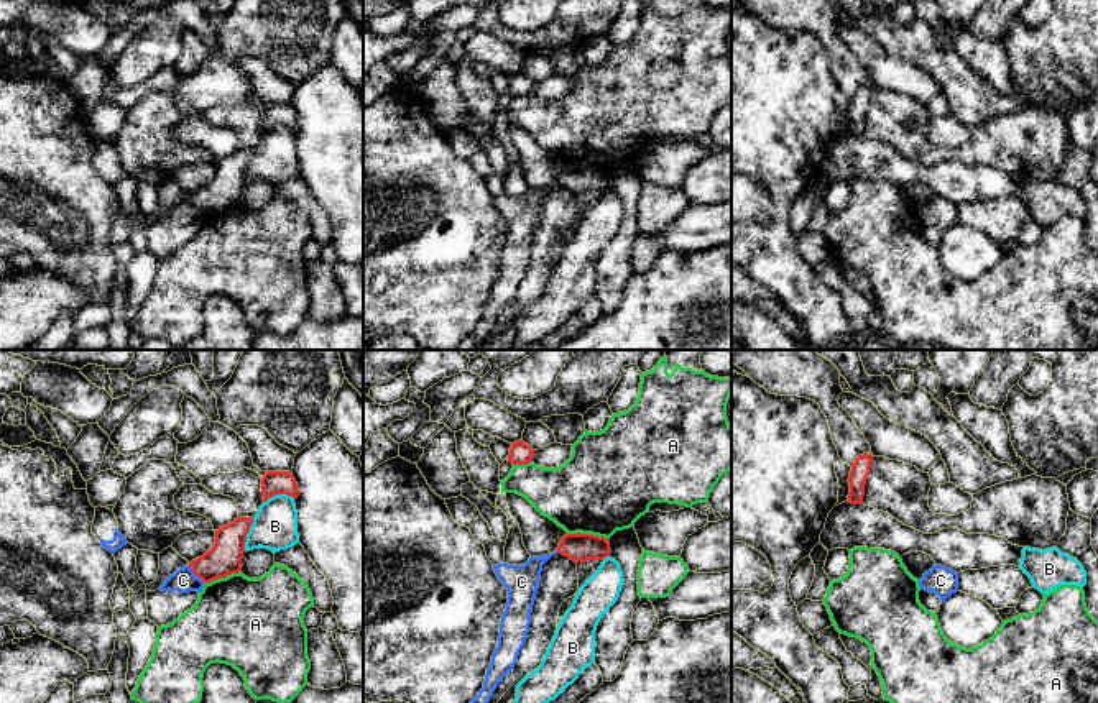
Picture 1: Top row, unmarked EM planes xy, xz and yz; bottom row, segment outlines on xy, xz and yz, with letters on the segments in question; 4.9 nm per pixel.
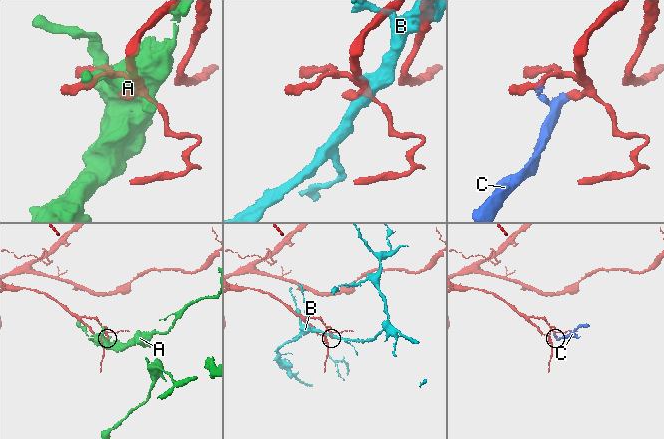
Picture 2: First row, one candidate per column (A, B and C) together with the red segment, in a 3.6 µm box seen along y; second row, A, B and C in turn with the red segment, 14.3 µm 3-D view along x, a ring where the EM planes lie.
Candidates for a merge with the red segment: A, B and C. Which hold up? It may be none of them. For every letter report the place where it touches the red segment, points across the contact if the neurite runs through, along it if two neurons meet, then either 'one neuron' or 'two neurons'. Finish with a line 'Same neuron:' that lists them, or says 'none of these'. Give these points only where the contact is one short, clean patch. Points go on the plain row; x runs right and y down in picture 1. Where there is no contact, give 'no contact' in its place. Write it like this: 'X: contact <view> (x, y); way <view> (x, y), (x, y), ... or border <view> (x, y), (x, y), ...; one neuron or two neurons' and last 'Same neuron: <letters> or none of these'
A: contact xz (587, 166); two neurons
B: contact xy (247, 165); two neurons
C: contact xy (196, 207); border xy (188, 197), (204, 214); two neurons
Same neuron: none of these

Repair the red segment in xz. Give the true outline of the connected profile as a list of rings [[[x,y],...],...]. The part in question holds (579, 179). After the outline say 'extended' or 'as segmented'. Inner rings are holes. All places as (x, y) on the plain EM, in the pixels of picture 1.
[[[565,166],[559,174],[557,184],[575,195],[587,192],[603,192],[610,189],[610,174],[592,166]]]; as segmented

